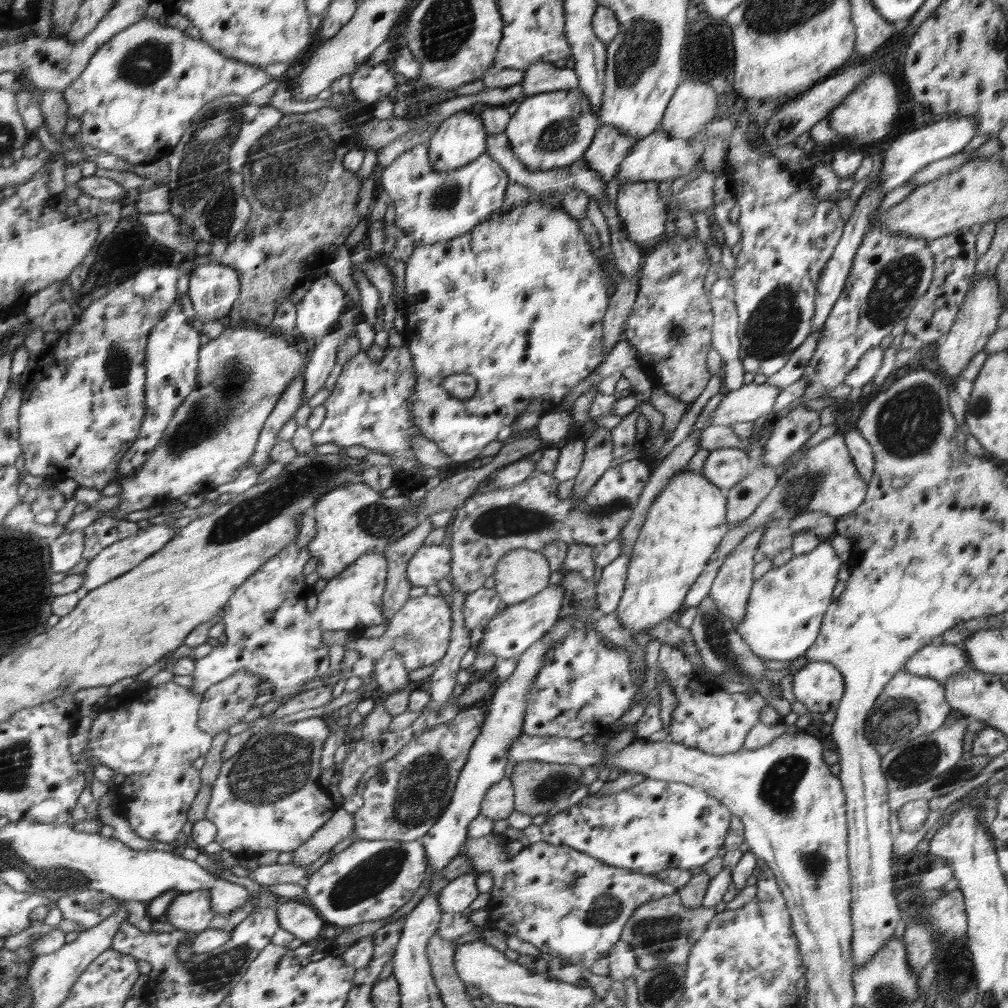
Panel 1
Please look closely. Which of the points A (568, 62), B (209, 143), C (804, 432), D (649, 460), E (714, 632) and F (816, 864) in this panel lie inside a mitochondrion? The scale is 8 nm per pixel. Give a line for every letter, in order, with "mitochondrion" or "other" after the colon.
A: other
B: mitochondrion
C: other
D: other
E: mitochondrion
F: mitochondrion

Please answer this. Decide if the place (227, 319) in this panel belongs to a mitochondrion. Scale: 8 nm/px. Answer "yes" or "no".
no

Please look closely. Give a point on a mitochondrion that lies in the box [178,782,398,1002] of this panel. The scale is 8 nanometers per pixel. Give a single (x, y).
(214, 974)

